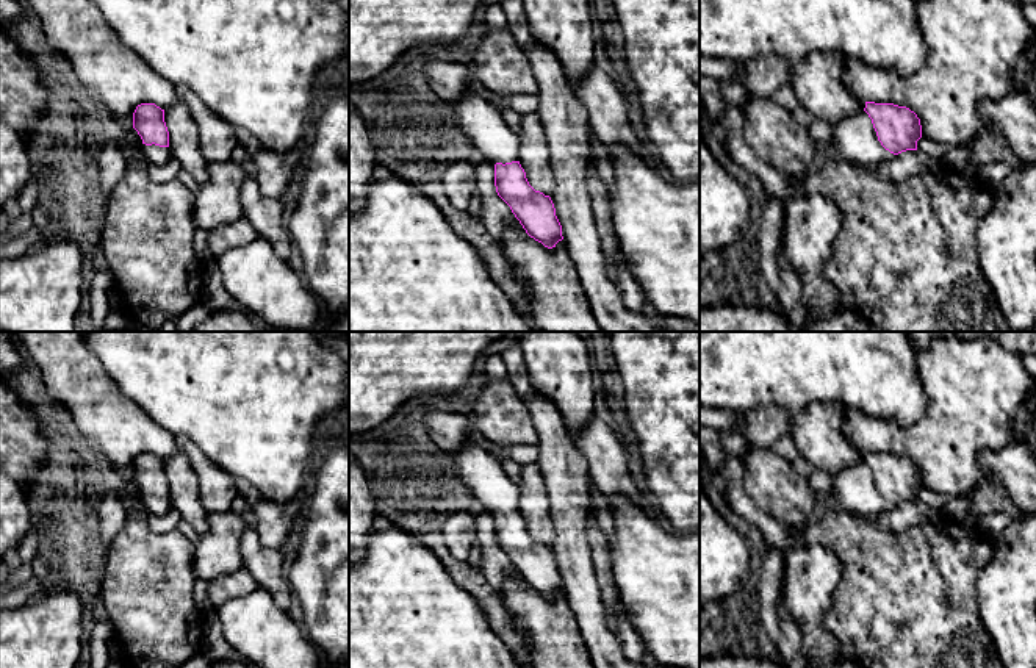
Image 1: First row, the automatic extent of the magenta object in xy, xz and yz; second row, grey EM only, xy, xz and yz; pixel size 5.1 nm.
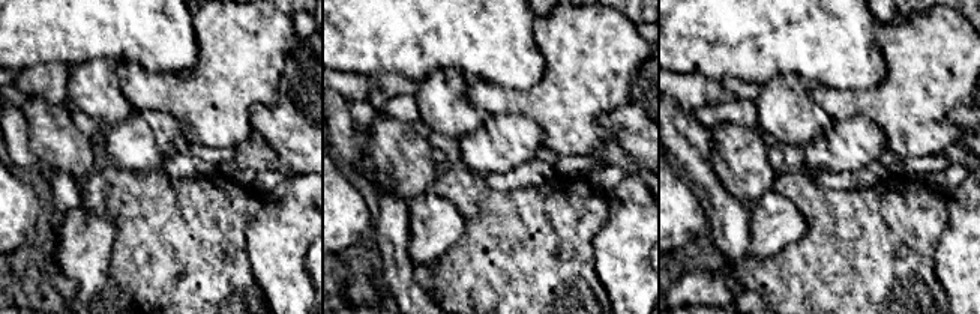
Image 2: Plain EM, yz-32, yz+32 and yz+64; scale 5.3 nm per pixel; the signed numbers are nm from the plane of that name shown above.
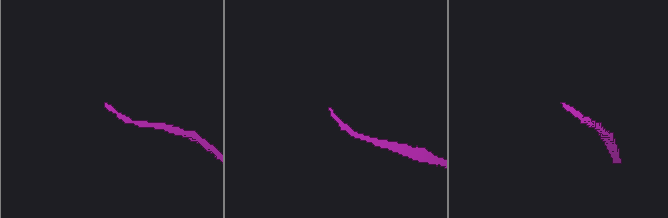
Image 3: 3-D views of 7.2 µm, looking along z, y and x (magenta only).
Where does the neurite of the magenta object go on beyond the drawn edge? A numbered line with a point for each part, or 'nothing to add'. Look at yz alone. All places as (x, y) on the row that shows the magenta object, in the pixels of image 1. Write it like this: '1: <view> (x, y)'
1: yz (855, 140)

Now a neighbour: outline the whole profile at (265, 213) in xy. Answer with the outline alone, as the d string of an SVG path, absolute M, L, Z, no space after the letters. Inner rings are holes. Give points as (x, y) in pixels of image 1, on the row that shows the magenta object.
M255 178L244 180L239 200L243 217L272 246L282 260L288 261L296 246L283 217L282 202L263 196Z

